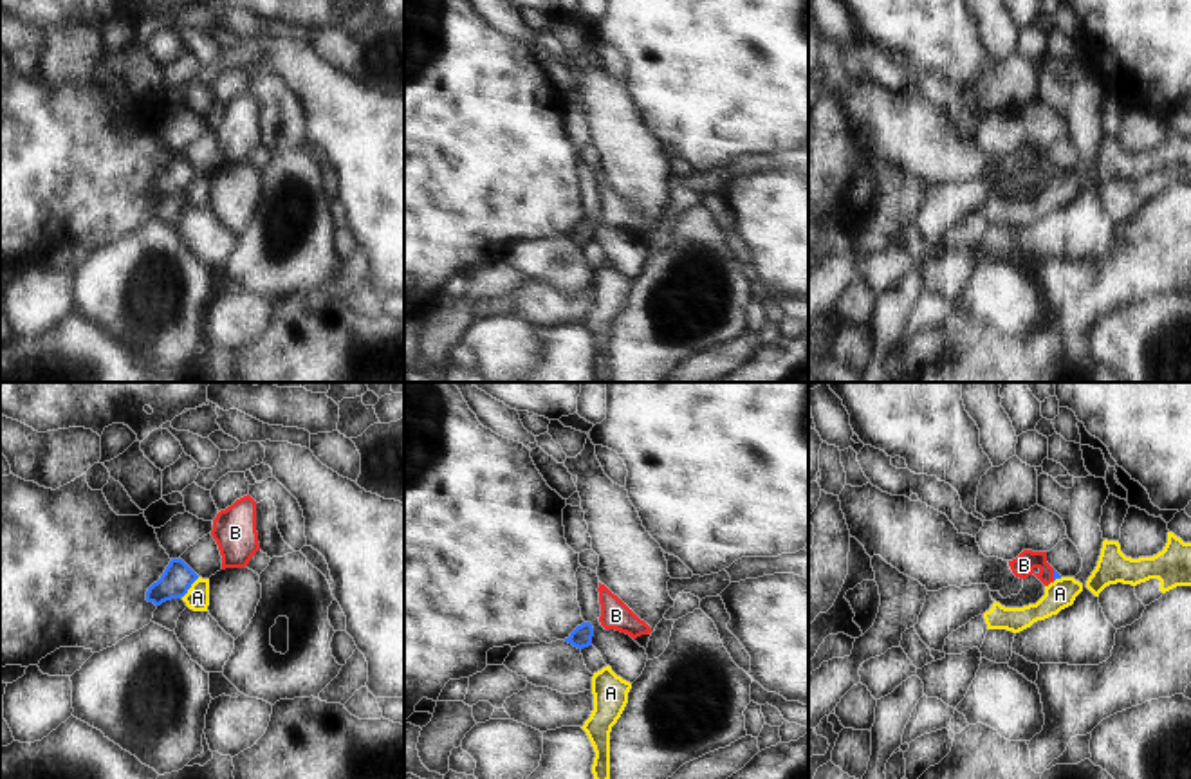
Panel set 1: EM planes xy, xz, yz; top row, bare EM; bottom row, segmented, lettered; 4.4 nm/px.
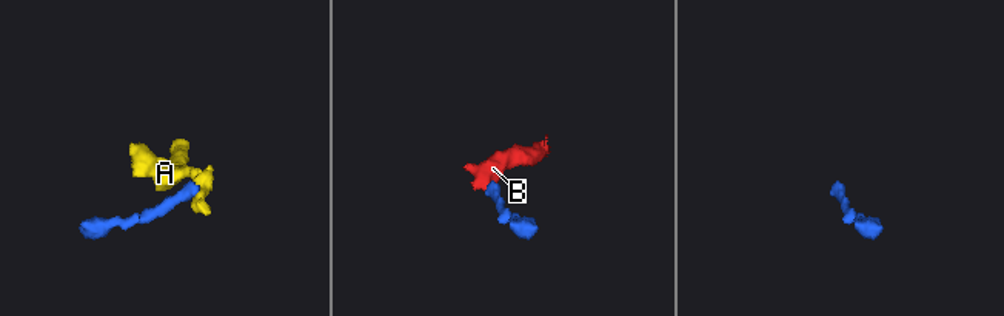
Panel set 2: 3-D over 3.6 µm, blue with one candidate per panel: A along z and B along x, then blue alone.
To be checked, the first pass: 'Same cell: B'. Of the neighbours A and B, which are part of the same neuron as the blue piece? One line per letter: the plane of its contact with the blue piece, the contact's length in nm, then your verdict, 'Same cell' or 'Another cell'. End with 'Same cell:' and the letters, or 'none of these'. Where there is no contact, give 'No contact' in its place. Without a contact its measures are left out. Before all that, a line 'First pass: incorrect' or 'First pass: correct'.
First pass: correct
A: Touches blue in xy. Shared border 120 nm. Another cell
B: Touches blue in yz. Shared border 50 nm. Same cell
Same cell: B.

